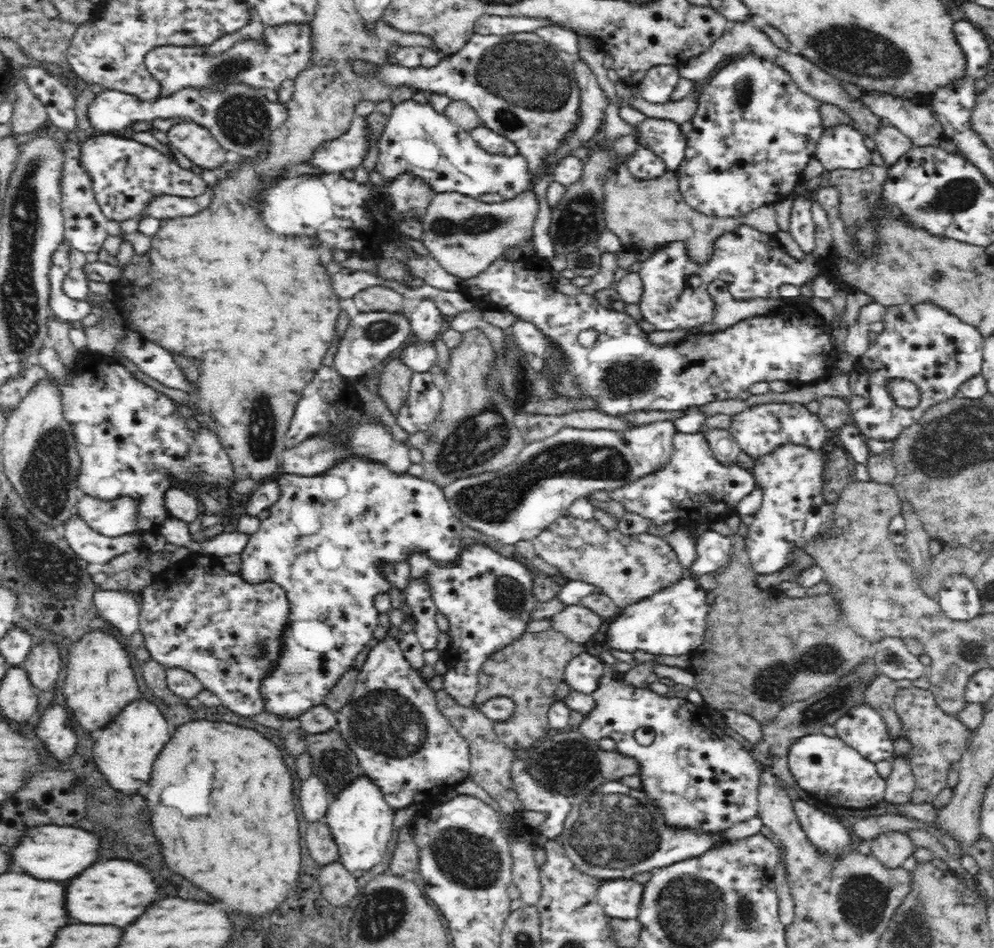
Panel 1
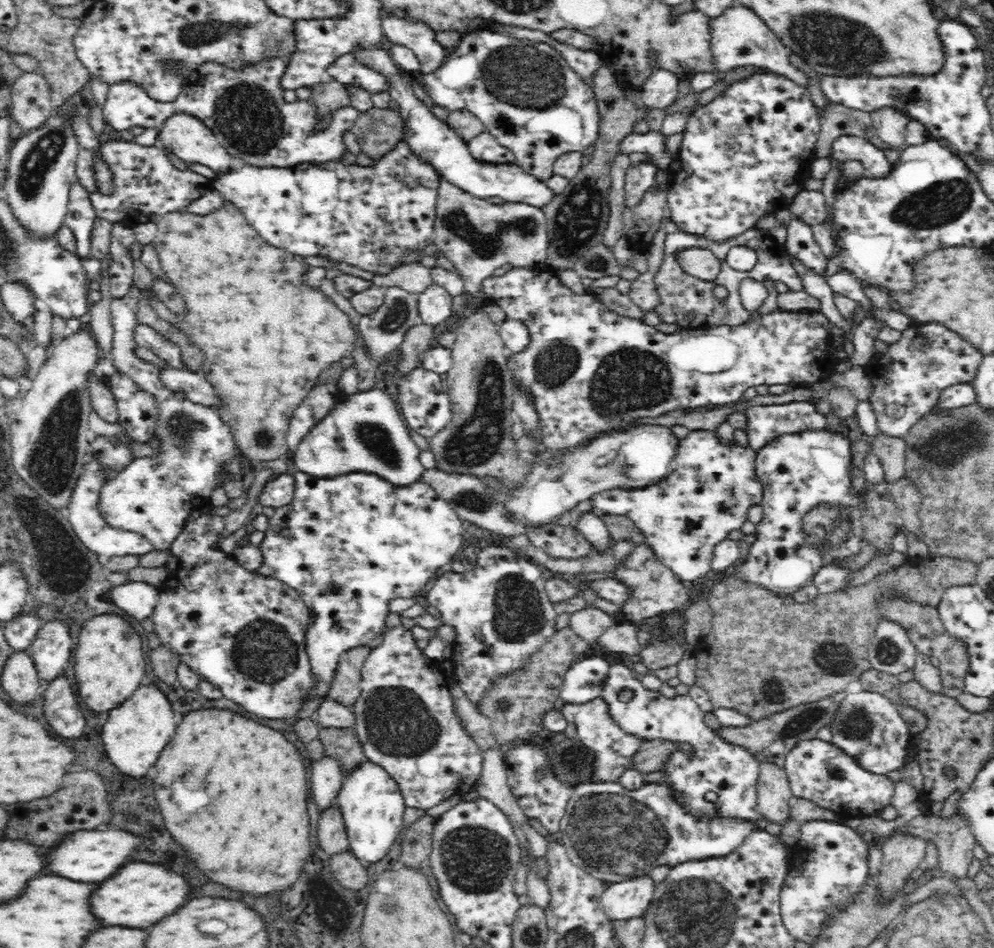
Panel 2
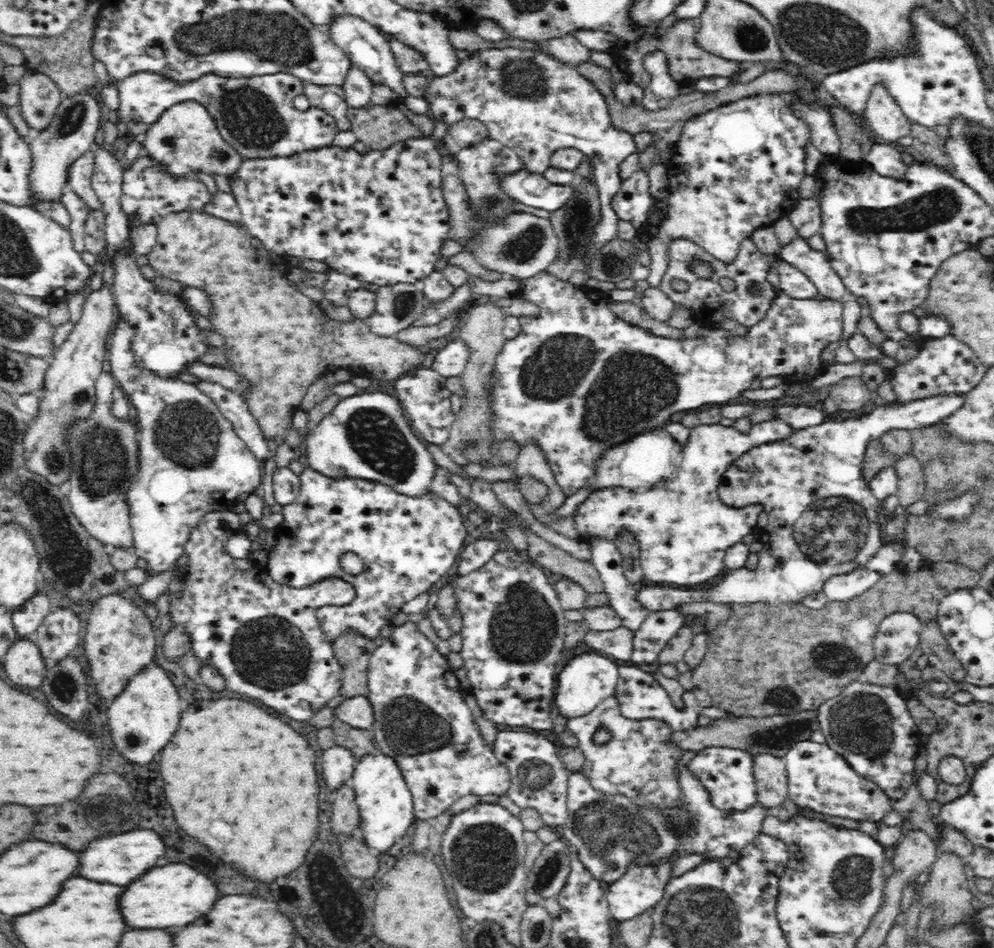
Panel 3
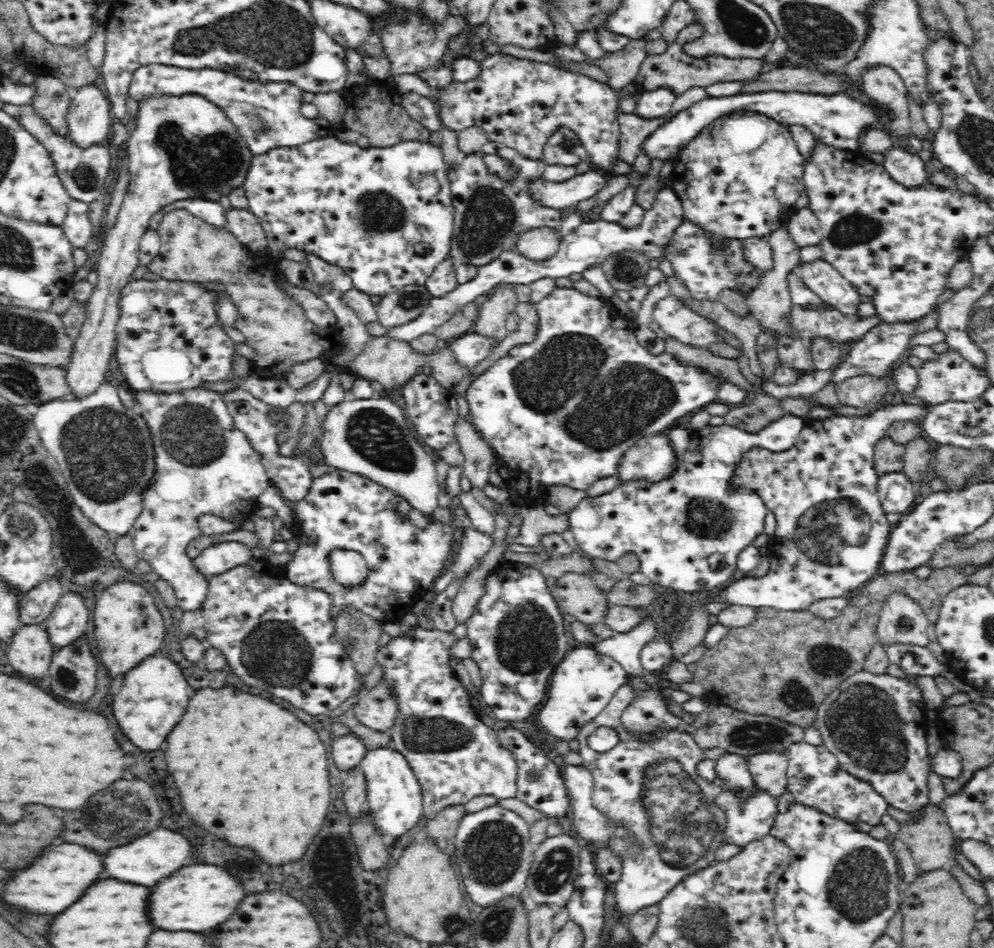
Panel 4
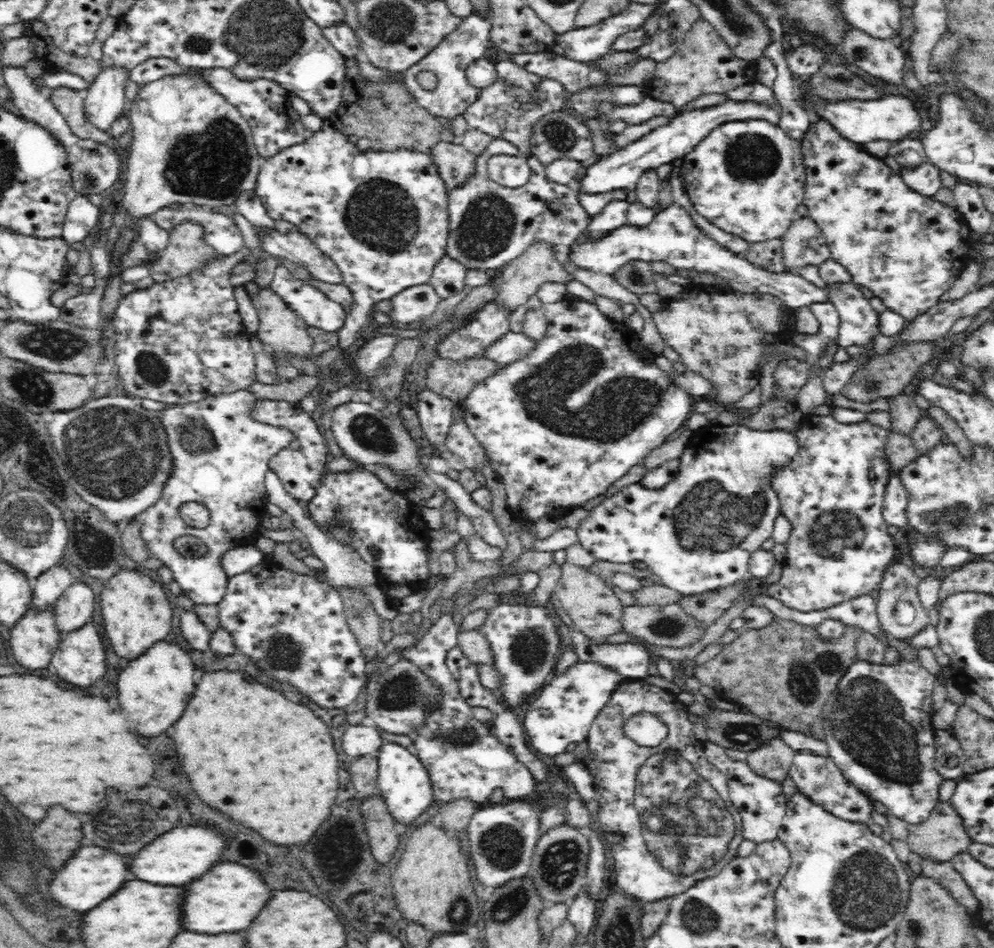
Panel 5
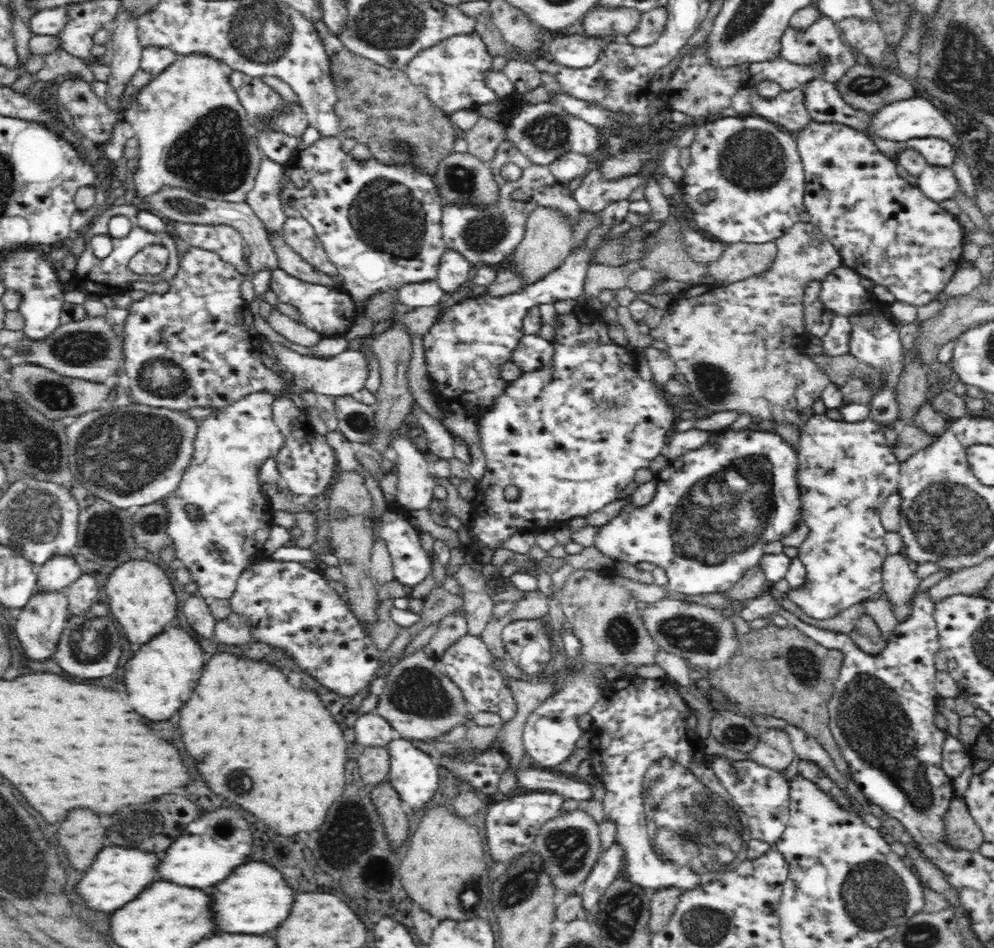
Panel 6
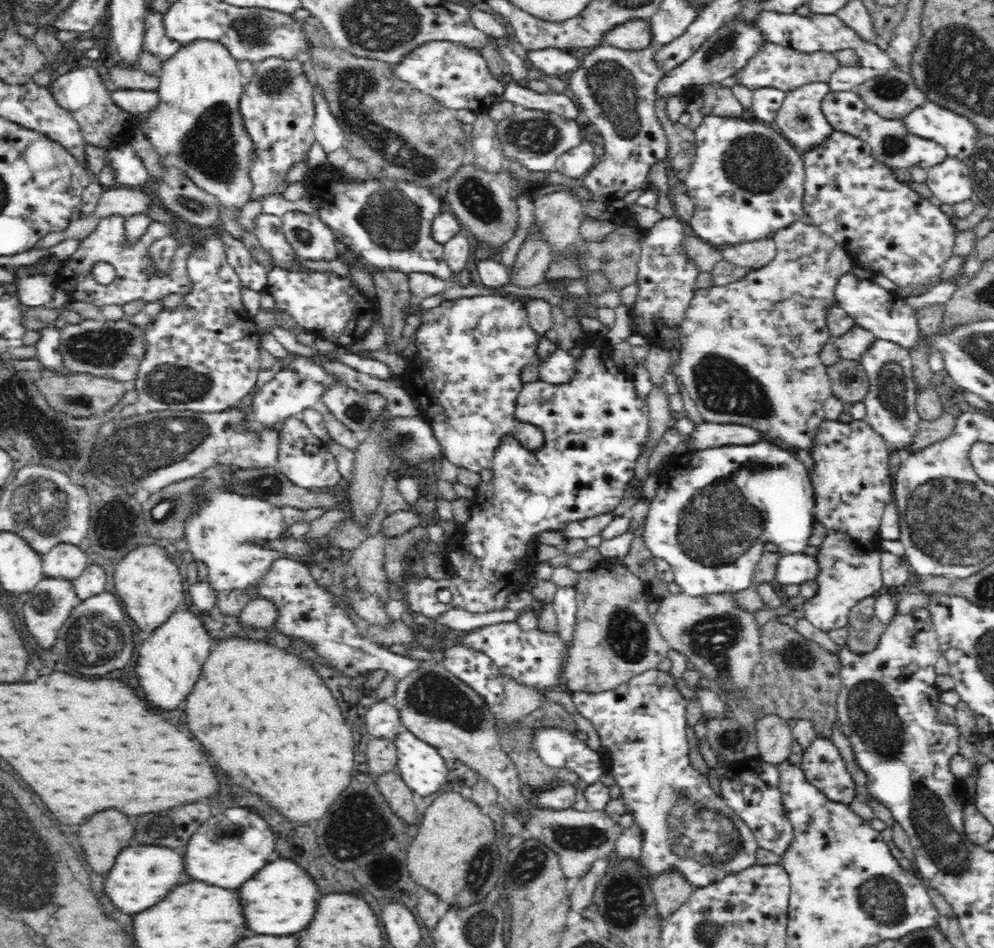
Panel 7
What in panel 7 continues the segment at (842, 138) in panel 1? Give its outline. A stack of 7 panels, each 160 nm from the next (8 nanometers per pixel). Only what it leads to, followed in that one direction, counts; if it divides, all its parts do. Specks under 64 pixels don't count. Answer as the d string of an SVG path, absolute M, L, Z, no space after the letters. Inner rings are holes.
M947 156L933 168L926 170L925 183L941 204L957 204L973 199L973 183L965 159Z

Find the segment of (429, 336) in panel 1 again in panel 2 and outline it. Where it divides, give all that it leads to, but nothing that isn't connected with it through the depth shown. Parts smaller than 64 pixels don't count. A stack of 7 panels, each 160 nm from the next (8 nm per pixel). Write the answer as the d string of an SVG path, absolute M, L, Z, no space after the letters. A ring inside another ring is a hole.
M433 282L424 292L419 293L418 309L422 315L422 322L436 326L448 320L452 314L452 302L454 295Z

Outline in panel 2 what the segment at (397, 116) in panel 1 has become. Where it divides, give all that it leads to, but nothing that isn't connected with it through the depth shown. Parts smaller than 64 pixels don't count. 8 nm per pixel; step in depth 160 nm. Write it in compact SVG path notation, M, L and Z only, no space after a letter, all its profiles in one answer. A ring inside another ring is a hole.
M383 43L383 46L377 48L356 48L350 52L358 65L372 70L374 73L382 75L388 81L388 92L391 100L398 103L399 112L405 119L407 125L407 134L404 136L408 140L408 145L414 149L422 161L428 161L434 165L440 177L449 180L451 184L476 196L477 198L498 197L504 199L506 203L522 203L535 206L535 208L544 208L557 196L542 179L536 178L533 174L528 174L520 165L515 162L512 164L486 164L471 157L468 151L467 143L458 137L456 132L452 131L446 122L439 120L431 112L428 102L421 102L414 96L411 87L412 80L408 80L402 70L396 66L393 56L389 51L389 44Z

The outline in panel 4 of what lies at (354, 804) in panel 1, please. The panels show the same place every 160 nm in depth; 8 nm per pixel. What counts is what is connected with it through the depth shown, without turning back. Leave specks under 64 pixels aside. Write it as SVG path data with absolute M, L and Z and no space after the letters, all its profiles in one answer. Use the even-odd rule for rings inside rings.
M390 746L378 747L366 752L360 767L364 769L366 779L368 779L369 812L374 815L374 821L380 833L390 841L409 836L416 823L424 815L424 797L422 797L422 785L408 759Z

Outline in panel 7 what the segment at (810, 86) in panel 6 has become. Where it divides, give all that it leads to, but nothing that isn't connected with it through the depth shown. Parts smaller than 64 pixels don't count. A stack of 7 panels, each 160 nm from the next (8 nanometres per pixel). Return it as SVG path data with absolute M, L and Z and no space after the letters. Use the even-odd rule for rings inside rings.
M831 91L823 101L822 109L824 109L827 120L833 124L836 131L865 142L871 149L871 157L878 164L887 166L891 172L901 177L908 178L910 168L914 168L914 166L927 170L947 157L946 149L942 145L910 132L905 120L886 119L878 115L857 92Z

